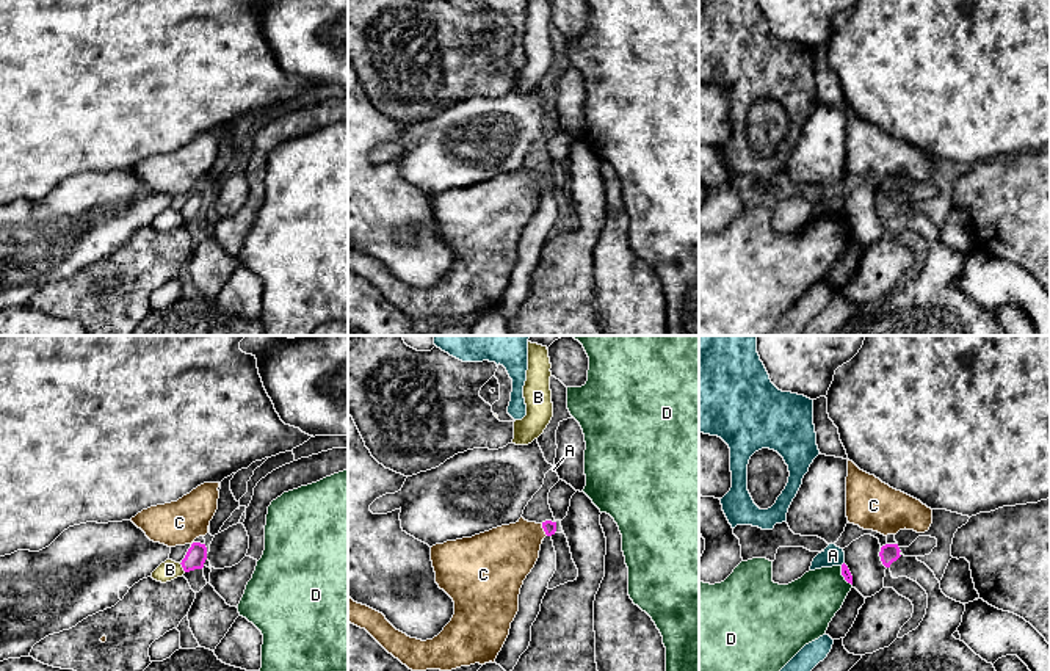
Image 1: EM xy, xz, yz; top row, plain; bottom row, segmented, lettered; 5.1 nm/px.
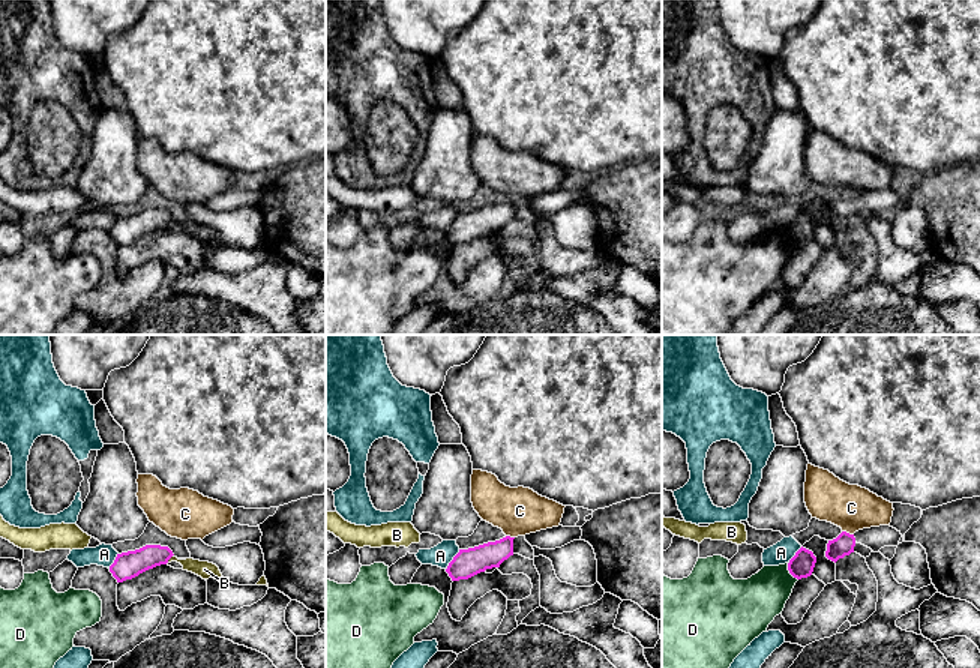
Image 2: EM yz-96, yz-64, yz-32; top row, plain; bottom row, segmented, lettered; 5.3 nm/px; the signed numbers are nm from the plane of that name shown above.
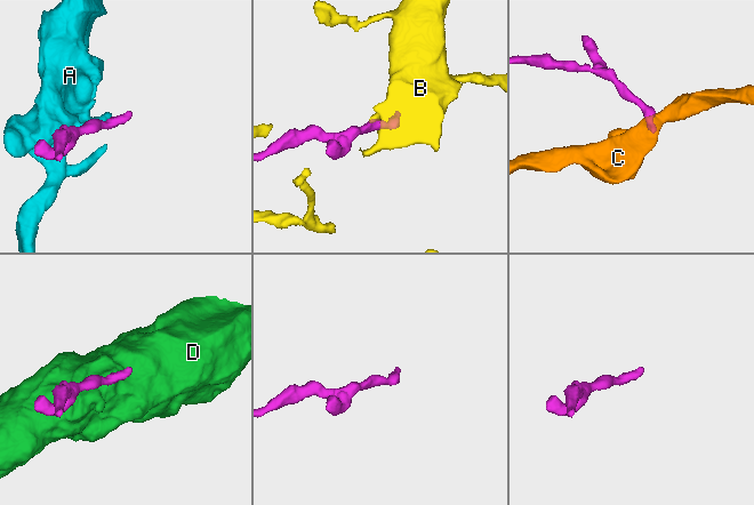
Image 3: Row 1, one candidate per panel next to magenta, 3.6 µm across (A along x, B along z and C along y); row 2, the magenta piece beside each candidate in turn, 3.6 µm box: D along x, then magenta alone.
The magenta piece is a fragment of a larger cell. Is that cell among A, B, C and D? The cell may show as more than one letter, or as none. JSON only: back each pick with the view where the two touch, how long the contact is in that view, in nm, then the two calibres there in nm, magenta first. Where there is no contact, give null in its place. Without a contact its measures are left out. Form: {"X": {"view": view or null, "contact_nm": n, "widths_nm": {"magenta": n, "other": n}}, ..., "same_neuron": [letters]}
{"same_neuron": []}

